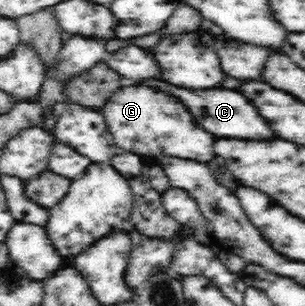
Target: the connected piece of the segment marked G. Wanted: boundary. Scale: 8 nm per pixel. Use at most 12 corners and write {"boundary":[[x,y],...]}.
{"boundary":[[122,87],[102,111],[140,157],[206,163],[214,139],[176,99]]}

